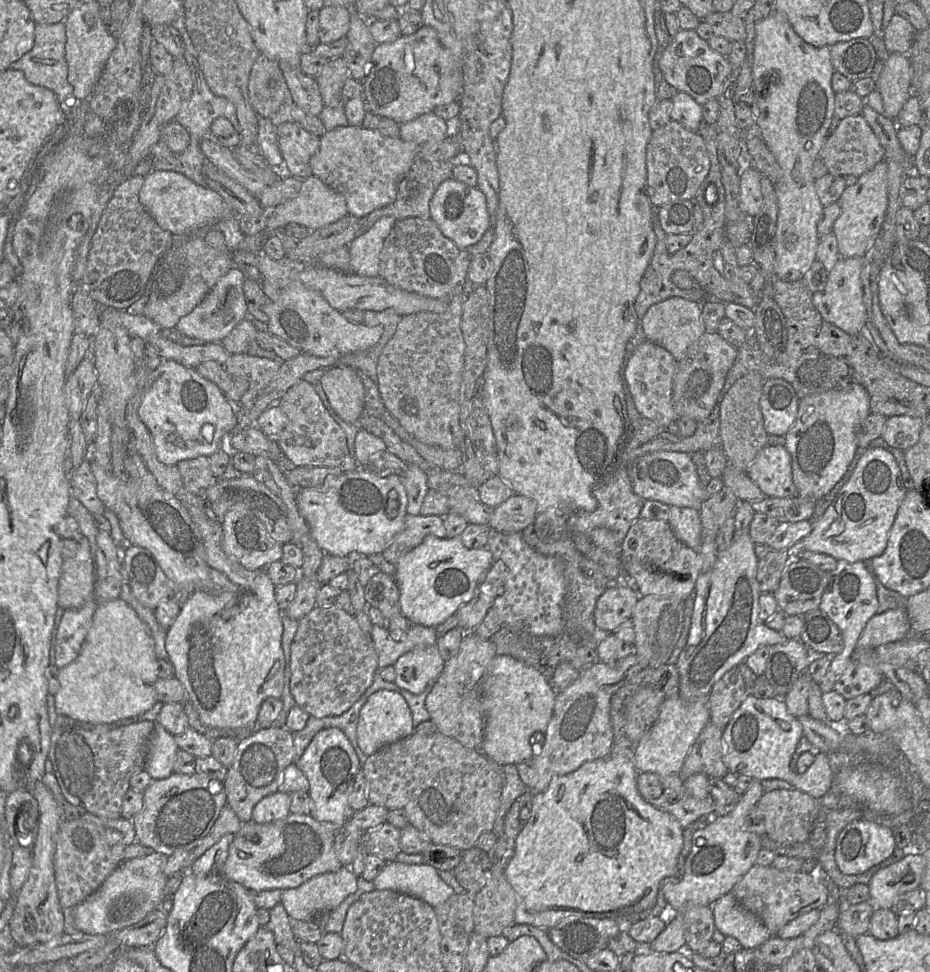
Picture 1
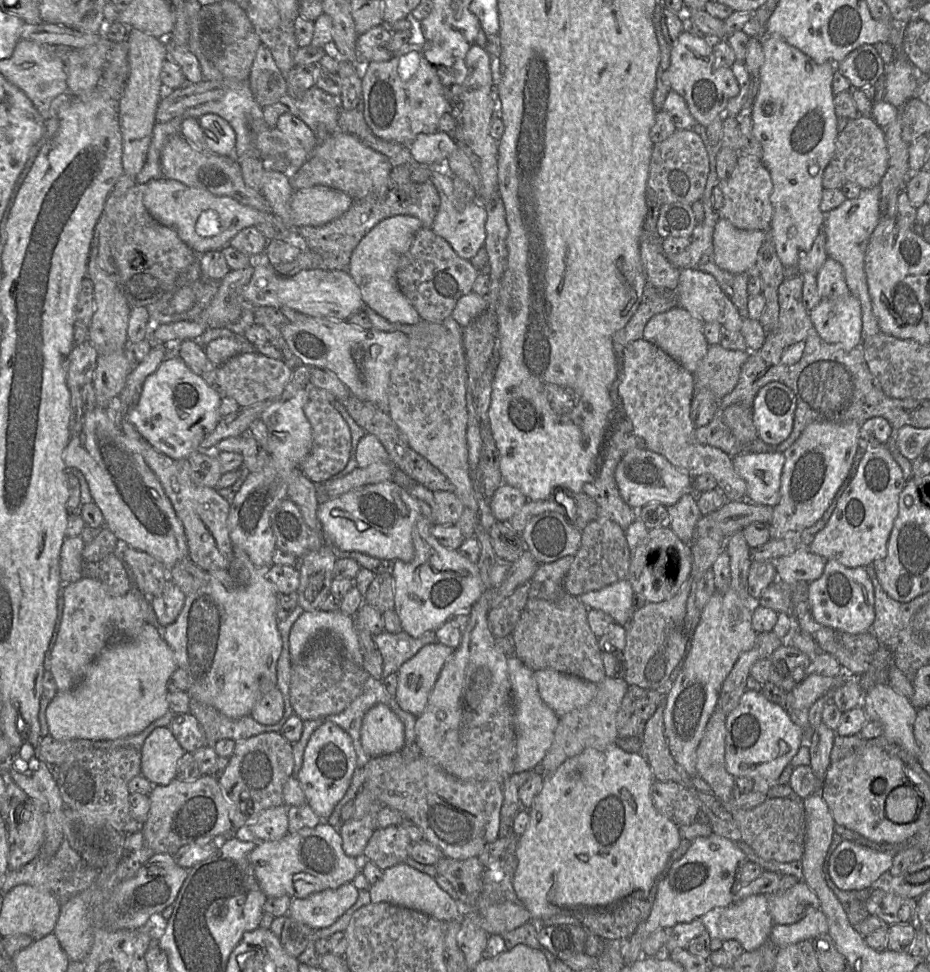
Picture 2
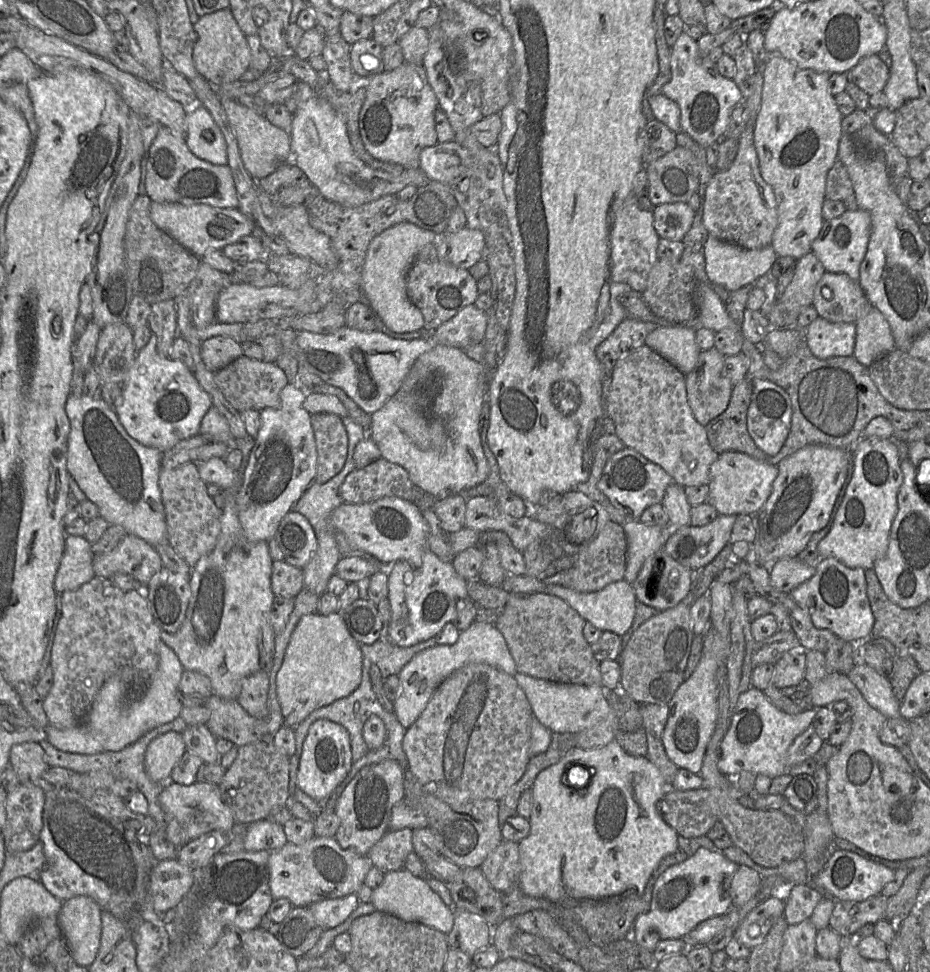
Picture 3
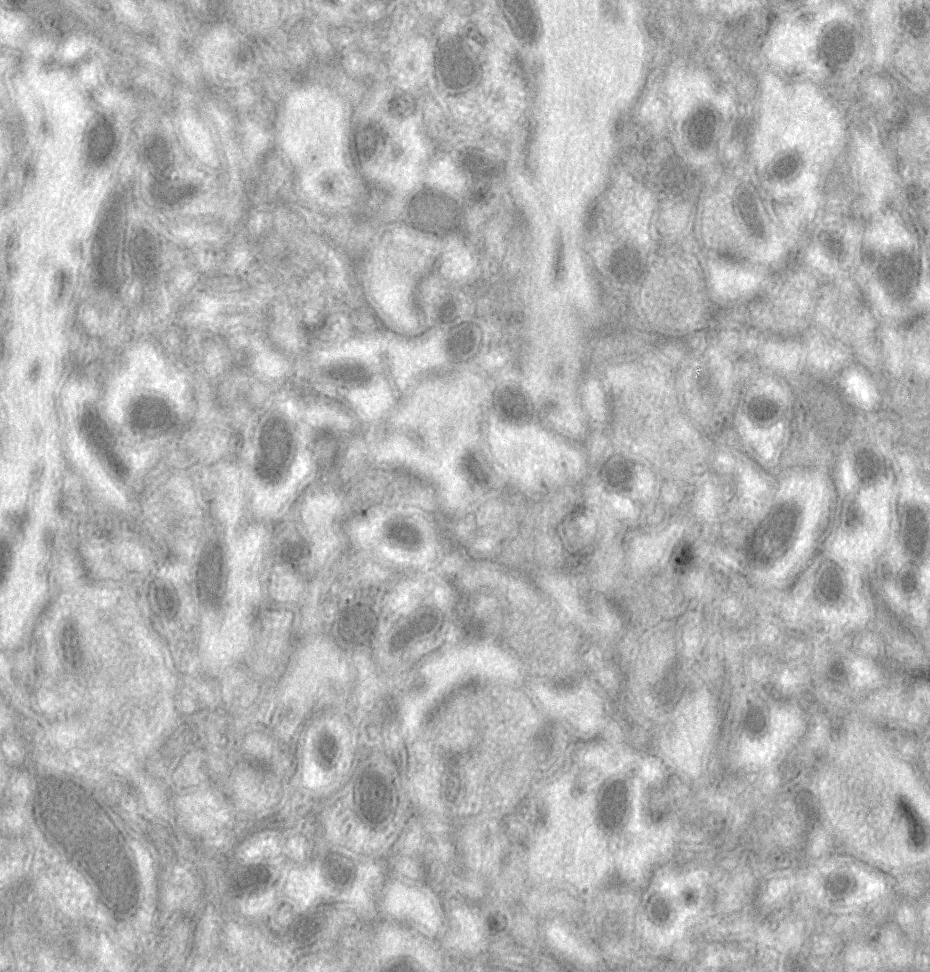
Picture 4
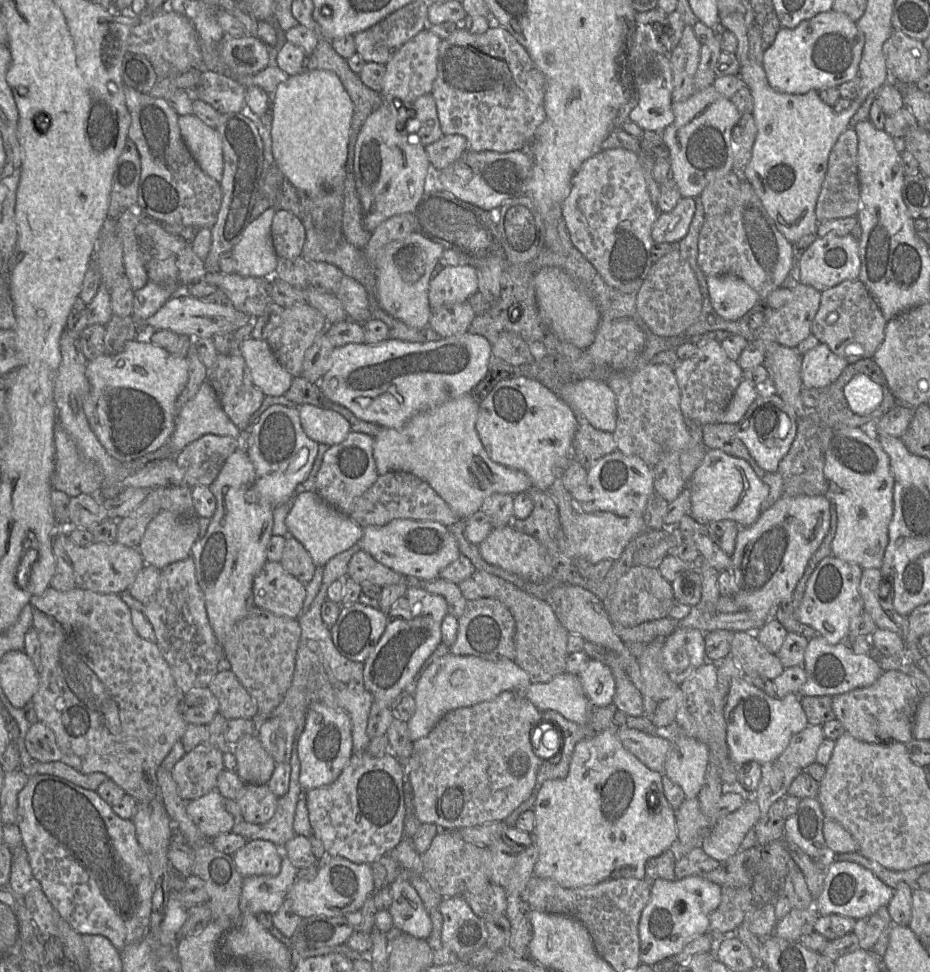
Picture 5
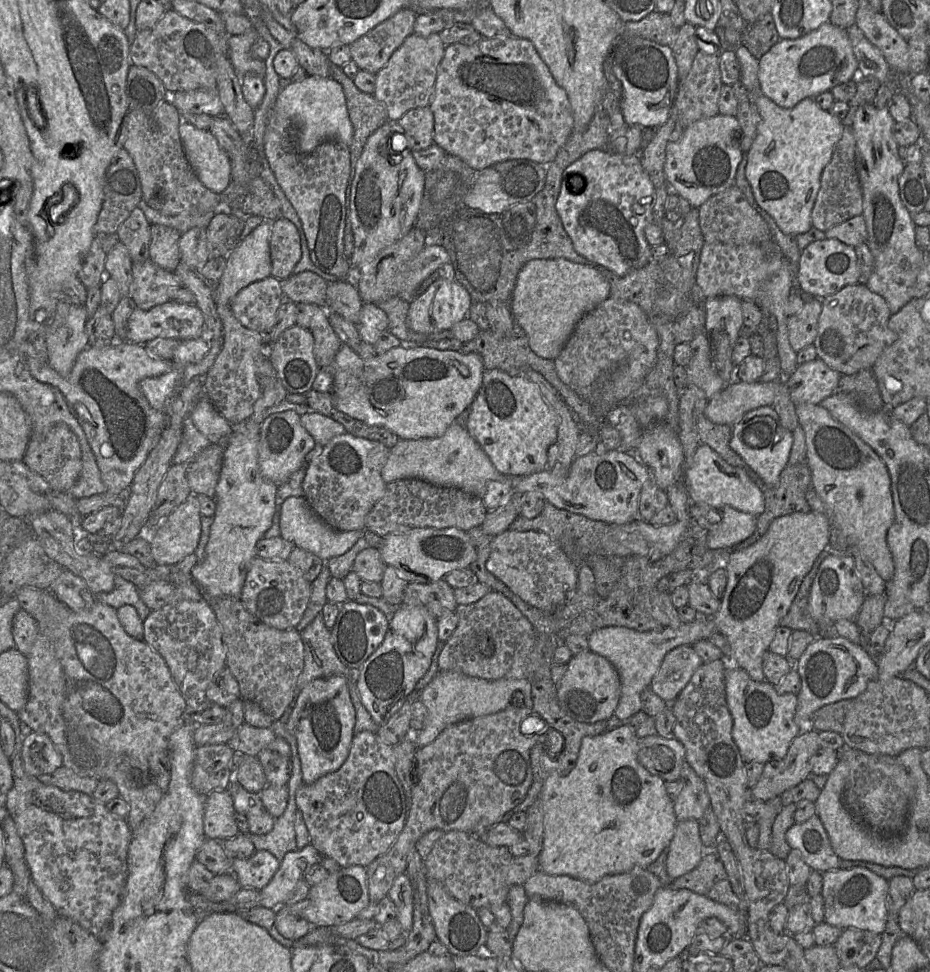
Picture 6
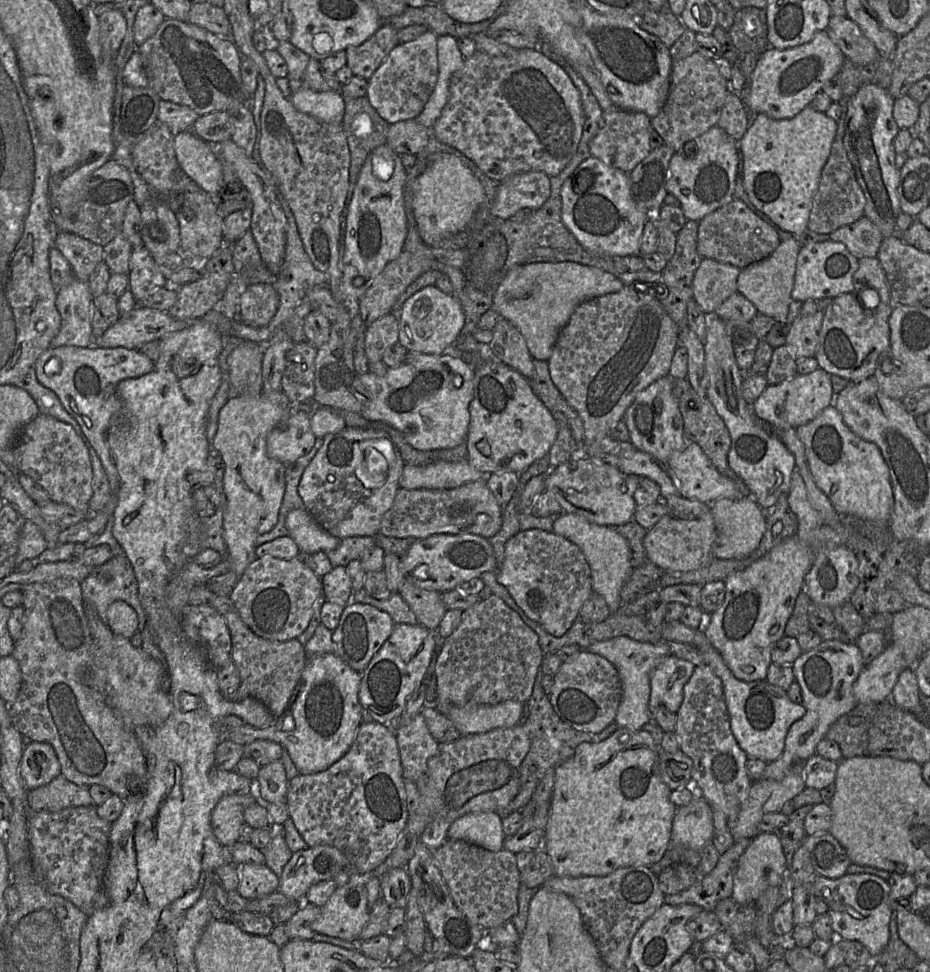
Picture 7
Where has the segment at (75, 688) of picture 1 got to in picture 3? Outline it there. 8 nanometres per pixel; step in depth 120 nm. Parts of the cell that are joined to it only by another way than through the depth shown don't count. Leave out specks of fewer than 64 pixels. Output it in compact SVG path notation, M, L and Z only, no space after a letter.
M162 640L158 644L158 654L158 668L151 676L141 698L130 699L136 672L131 667L122 667L106 679L81 724L67 729L58 729L49 723L46 725L45 733L49 743L68 753L93 755L106 751L116 752L132 744L148 731L180 716L183 705L177 697L177 687L184 669L175 652Z

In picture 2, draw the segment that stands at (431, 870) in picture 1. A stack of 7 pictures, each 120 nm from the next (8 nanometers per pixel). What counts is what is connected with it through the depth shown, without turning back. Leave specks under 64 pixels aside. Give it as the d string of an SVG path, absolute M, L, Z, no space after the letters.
M405 862L385 869L382 877L370 886L369 892L372 903L387 902L420 911L447 923L459 918L463 911L460 904L440 888L435 878L418 871Z

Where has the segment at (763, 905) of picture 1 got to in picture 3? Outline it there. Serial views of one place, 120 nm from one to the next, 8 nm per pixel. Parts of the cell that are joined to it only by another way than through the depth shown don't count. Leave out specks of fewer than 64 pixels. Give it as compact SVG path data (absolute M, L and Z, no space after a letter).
M797 884L785 901L784 917L788 925L797 925L809 919L824 897L819 889L808 884Z

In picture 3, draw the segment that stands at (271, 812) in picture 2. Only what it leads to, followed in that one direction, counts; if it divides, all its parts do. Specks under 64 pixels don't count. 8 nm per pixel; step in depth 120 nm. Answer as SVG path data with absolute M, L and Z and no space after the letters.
M273 819L257 820L247 825L244 850L272 852L287 843L284 826Z

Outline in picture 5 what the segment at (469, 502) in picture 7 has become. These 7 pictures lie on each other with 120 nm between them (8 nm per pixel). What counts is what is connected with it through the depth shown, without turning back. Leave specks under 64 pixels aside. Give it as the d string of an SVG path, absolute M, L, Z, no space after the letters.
M402 471L379 475L374 484L353 501L350 517L362 528L383 526L396 519L436 521L444 526L461 520L428 483Z

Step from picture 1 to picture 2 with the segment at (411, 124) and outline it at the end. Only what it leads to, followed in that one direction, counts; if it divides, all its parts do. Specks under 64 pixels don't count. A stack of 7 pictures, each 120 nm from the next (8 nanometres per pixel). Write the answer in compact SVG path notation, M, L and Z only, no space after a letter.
M438 130L418 134L408 148L417 162L434 165L448 160L455 149L455 142L448 133Z

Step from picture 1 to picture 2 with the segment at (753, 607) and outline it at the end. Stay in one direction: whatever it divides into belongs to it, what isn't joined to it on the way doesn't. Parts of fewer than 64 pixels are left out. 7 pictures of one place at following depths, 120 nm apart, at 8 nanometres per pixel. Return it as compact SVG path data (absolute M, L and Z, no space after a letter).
M729 589L724 593L715 592L700 613L691 651L666 696L664 709L664 731L670 753L689 775L698 774L696 770L696 751L703 737L706 725L717 707L724 680L731 672L738 658L753 648L758 633L752 627L753 610L744 604L738 594Z

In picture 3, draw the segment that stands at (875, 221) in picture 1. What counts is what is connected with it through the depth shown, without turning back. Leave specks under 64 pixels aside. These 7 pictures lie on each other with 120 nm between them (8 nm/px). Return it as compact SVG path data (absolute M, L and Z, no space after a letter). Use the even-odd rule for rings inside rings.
M857 209L846 210L842 215L831 220L824 220L816 240L811 245L811 251L822 263L825 271L845 273L859 282L860 265L865 257L871 233L871 216L869 212ZM873 305L868 313L856 322L854 357L865 367L895 348L888 321Z

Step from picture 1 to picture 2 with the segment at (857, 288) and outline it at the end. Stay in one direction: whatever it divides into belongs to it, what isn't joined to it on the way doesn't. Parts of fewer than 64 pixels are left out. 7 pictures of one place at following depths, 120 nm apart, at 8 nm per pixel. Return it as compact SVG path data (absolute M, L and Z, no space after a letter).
M852 294L836 300L821 300L810 311L811 321L827 343L845 349L861 346L862 314L859 300Z

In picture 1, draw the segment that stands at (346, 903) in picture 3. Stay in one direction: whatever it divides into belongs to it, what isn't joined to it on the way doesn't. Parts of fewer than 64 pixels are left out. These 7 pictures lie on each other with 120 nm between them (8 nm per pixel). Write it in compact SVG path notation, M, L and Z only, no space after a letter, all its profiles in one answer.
M341 867L337 871L316 875L295 888L282 890L281 902L291 919L315 921L321 914L329 914L336 909L345 898L357 890L358 877L349 867Z

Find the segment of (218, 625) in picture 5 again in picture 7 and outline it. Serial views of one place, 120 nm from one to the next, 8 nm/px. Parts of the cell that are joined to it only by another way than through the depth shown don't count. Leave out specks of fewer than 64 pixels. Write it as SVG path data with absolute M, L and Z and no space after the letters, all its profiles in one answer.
M269 392L268 394L262 394L260 396L238 396L229 398L225 405L221 408L219 412L218 418L218 429L216 435L212 441L211 447L212 449L218 451L224 462L224 476L223 476L223 491L225 494L225 504L223 506L223 537L228 550L228 558L232 566L232 570L240 577L247 566L254 561L257 557L255 554L256 551L256 539L267 532L269 532L277 523L279 508L282 502L282 498L285 492L285 468L286 465L282 462L275 460L268 456L267 454L267 437L269 432L275 426L275 424L282 418L282 416L286 416L287 419L290 416L288 411L289 409L289 399L286 394L282 392Z

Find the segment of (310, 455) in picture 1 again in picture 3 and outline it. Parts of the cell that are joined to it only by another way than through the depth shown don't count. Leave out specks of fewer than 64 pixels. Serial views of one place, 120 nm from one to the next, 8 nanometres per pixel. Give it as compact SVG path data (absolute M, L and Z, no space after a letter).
M311 414L314 432L317 465L314 482L323 484L338 474L345 464L348 436L344 424L336 414Z

